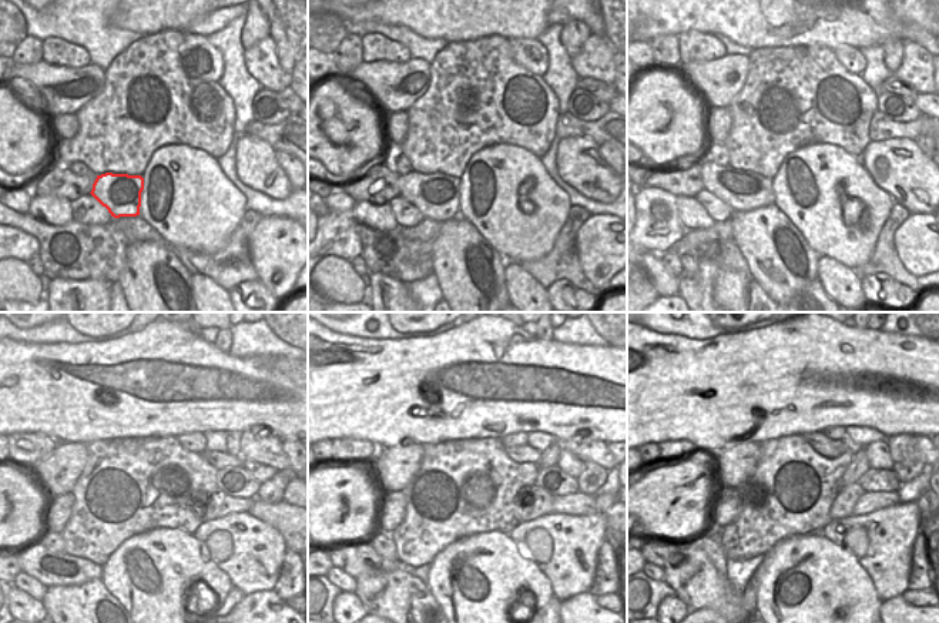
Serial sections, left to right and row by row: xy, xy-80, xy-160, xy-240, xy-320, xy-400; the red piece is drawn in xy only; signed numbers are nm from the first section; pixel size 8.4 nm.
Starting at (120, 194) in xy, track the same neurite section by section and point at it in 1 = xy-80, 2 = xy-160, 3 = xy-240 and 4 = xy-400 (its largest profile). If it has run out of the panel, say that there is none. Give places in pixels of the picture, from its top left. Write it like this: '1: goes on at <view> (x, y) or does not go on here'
1: goes on at xy-80 (436, 196)
2: goes on at xy-160 (740, 190)
3: goes on at xy-240 (89, 508)
4: goes on at xy-400 (745, 488)

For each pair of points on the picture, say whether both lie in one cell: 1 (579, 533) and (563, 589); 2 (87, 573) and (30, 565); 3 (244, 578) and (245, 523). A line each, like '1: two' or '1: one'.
1: one
2: one
3: one

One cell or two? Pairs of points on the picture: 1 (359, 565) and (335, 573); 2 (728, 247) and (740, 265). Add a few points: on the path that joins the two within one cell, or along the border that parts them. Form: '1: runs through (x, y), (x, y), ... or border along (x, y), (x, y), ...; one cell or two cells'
1: border along (334, 565), (355, 579); two cells
2: runs through (728, 251), (735, 261); one cell

